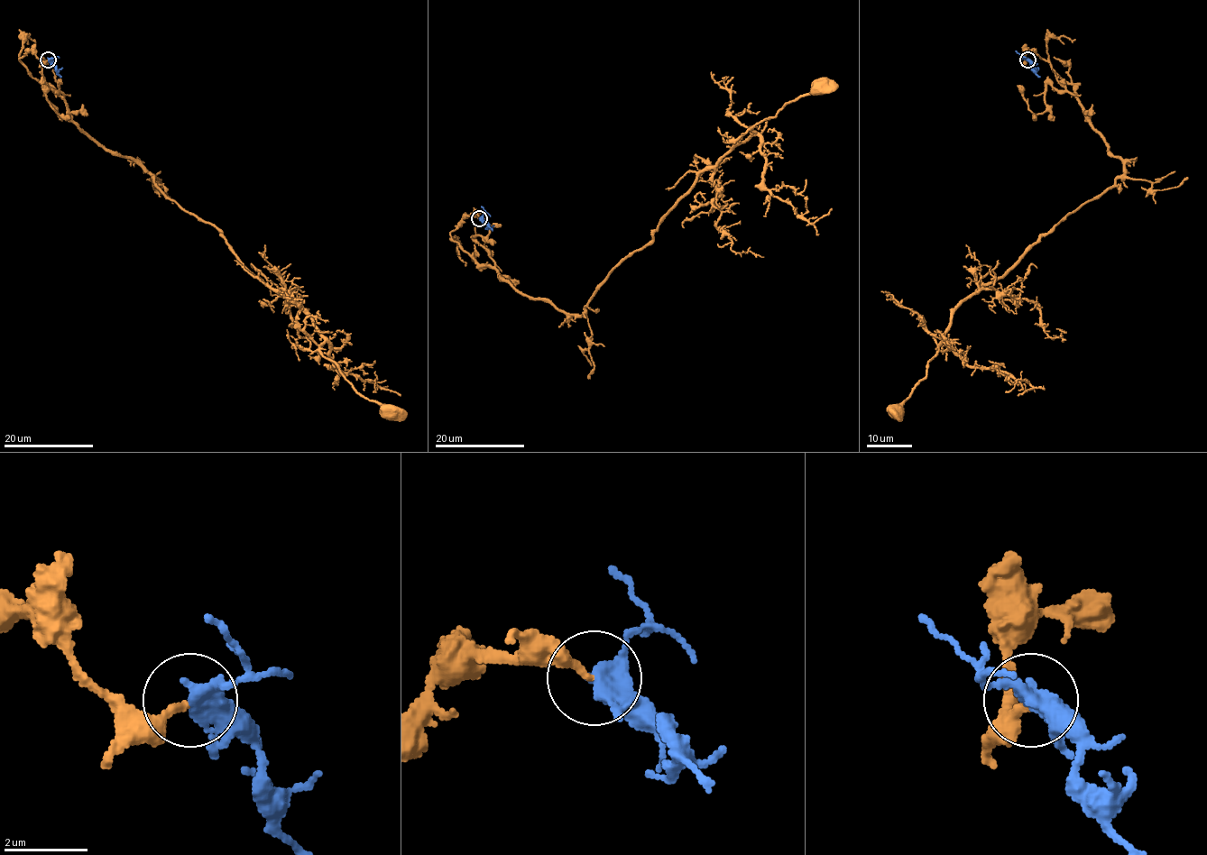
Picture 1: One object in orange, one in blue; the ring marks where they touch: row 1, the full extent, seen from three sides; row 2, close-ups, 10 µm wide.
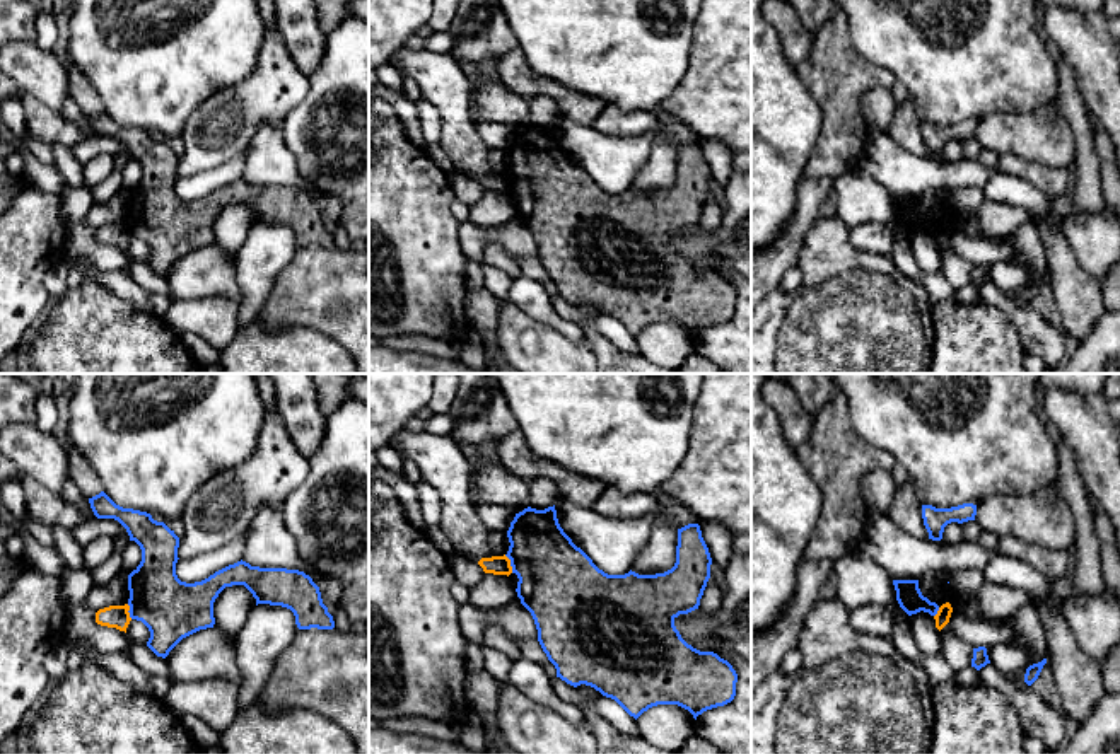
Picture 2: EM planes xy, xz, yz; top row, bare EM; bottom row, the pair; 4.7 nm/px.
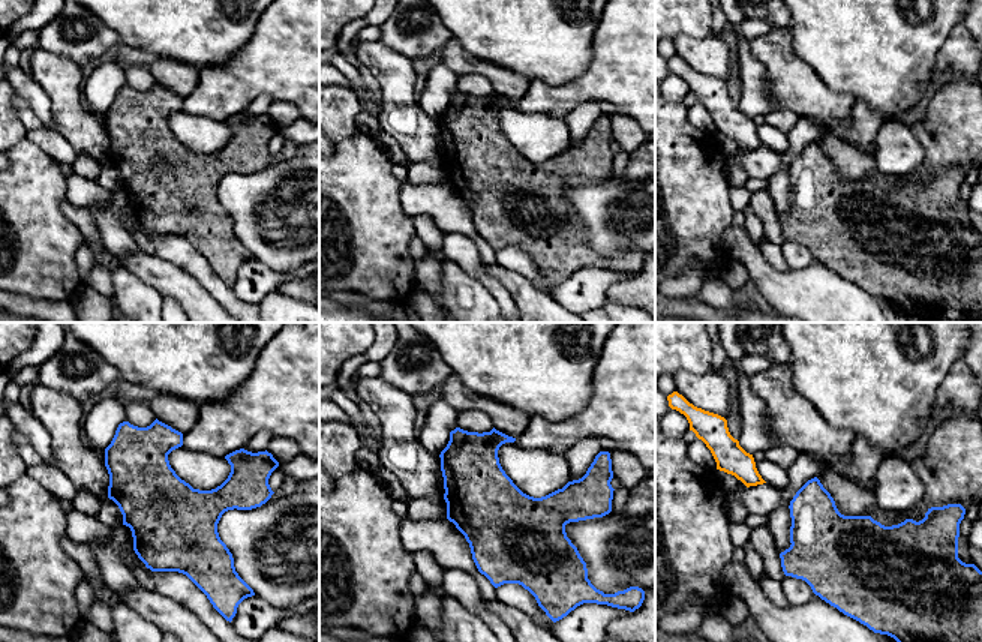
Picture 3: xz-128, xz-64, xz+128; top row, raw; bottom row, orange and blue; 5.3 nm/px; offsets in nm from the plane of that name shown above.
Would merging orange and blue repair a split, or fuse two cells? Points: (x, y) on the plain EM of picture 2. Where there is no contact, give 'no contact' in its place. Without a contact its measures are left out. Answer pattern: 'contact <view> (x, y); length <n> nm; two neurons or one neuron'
contact xz (509, 181); length 100 nm; two neurons

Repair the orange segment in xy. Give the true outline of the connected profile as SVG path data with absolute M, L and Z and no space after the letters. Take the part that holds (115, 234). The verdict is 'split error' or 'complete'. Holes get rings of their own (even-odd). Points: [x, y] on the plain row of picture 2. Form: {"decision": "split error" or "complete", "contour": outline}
{"decision": "complete", "contour": "M109 223L96 230L96 241L108 246L116 246L126 251L126 246L131 239L130 223Z"}

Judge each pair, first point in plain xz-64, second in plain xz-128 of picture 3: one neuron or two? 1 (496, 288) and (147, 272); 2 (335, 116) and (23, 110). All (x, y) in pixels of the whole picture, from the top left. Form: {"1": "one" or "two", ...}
{"1": "two", "2": "two"}

